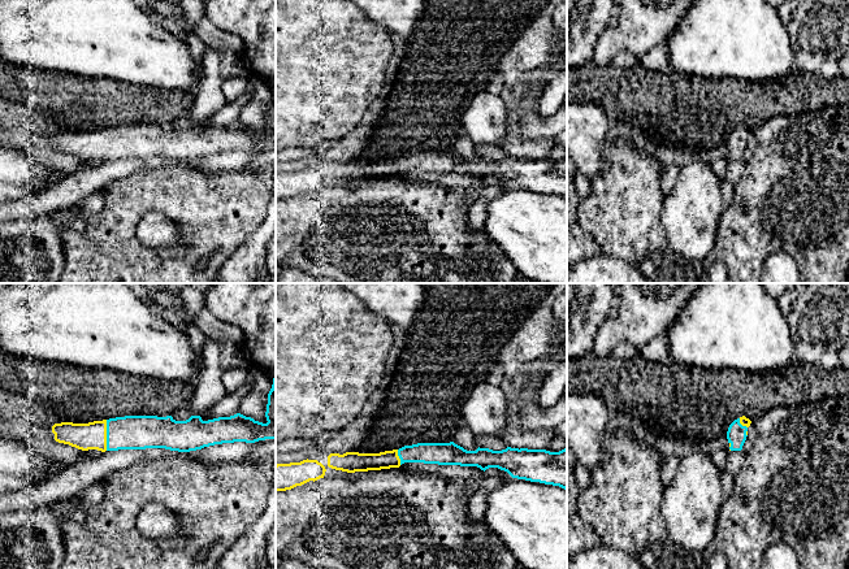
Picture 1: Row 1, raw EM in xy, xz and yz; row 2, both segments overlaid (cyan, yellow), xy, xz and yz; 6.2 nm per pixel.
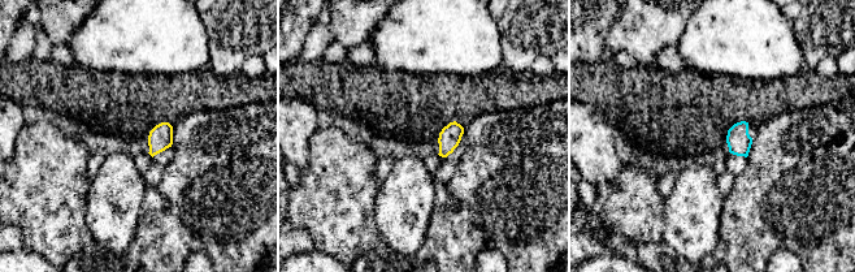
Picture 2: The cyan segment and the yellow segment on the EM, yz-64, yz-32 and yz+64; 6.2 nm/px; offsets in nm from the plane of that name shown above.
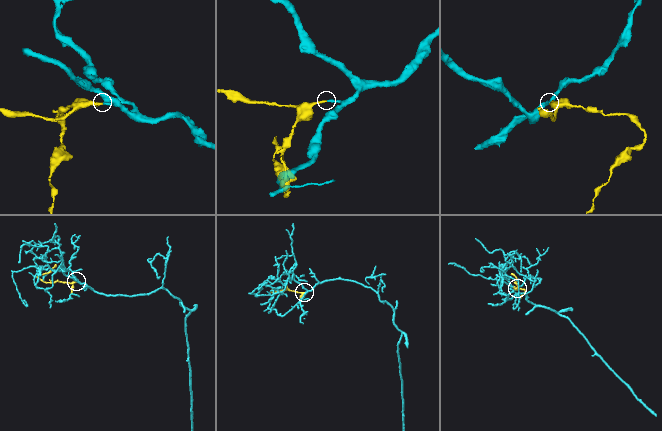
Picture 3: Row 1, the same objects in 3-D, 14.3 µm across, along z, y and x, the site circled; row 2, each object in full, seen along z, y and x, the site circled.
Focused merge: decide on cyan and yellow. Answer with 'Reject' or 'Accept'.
Accept

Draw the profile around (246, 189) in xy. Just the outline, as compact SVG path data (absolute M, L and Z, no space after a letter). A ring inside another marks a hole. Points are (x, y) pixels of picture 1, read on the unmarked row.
M182 166L140 169L101 188L105 205L101 212L86 214L82 231L66 231L62 236L65 268L60 283L216 283L216 270L254 234L267 217L272 191L254 171L205 173ZM151 210L165 214L179 229L179 240L172 248L152 249L137 238L140 218Z

